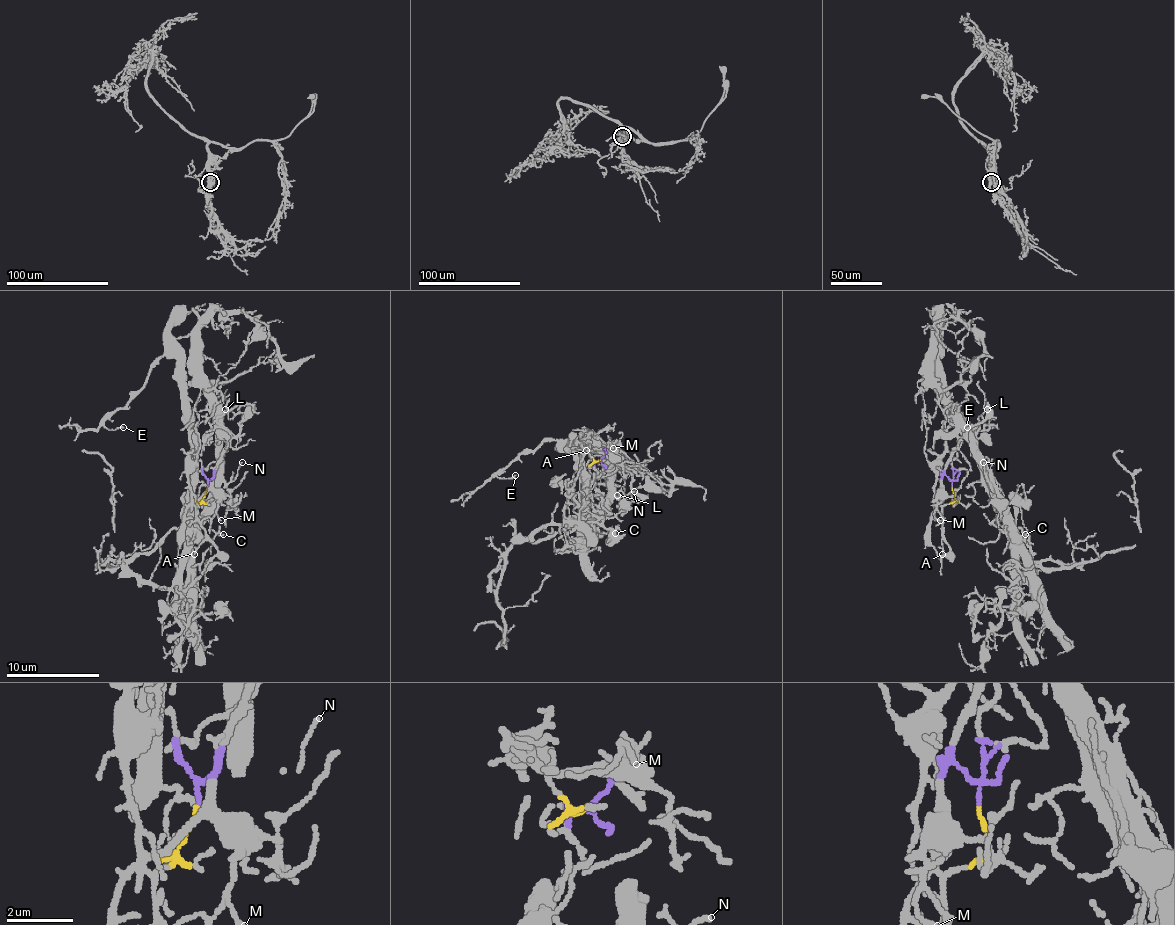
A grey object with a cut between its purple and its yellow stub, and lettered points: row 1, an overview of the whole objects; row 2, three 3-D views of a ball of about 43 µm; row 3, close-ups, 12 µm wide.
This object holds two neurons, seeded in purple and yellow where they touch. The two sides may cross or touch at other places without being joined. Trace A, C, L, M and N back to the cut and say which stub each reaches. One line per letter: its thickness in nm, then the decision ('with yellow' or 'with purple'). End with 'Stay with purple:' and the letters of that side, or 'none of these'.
A: 150 nm thick; with yellow
C: 140 nm thick; with purple
L: 100 nm thick; with purple
M: 120 nm thick; with purple
N: 90 nm thick; with purple
Stay with purple: C, L, M, N

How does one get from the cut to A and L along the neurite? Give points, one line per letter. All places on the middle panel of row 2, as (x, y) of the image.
A: (600, 460), (595, 463), (588, 451), (597, 449), (586, 451)
L: (600, 460), (606, 453), (632, 474), (637, 497), (618, 495)

